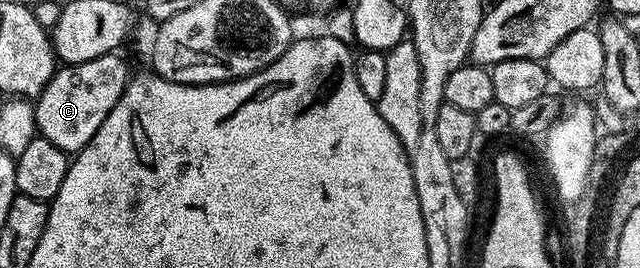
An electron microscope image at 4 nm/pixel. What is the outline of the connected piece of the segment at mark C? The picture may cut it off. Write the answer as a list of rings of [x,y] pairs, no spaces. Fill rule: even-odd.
[[[118,52],[106,53],[85,63],[56,68],[49,83],[33,101],[38,136],[49,139],[49,143],[61,147],[61,151],[68,155],[80,153],[93,135],[97,135],[109,111],[117,107],[117,99],[121,99],[133,76],[133,69],[127,66],[125,58],[119,56]]]

